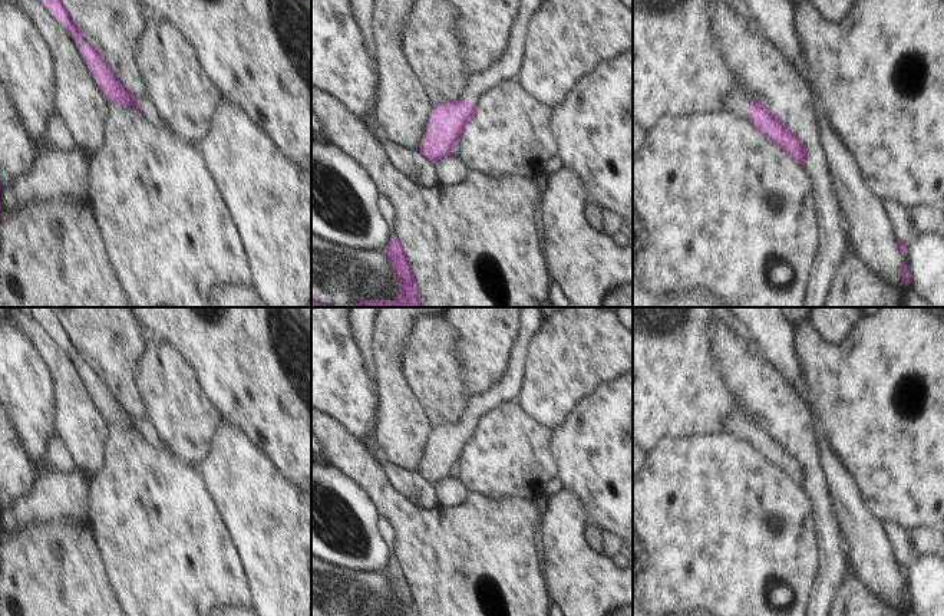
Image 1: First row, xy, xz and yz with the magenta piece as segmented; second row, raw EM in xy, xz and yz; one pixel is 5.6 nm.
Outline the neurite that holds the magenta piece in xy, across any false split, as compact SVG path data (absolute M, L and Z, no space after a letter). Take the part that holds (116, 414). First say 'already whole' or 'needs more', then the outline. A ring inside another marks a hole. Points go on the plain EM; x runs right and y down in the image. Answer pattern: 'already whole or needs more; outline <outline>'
needs more; outline M89 363L79 368L83 382L110 425L121 425L142 432L154 445L166 447L165 438L152 419L135 418L113 395L100 373Z

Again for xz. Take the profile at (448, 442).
needs more; outline M538 307L522 312L524 330L512 353L512 366L506 376L485 395L473 395L461 422L436 425L429 439L420 474L430 484L453 477L453 467L473 439L482 418L509 401L518 401L525 385L529 346L544 326L545 314Z

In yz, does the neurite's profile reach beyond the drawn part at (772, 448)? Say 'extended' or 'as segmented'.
extended

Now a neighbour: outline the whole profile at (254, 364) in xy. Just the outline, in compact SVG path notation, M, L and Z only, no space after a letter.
M131 307L148 337L176 346L195 368L201 385L225 419L237 424L296 485L311 494L311 322L297 307Z

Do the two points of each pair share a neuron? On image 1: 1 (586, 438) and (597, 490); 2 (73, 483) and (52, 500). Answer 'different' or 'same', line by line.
1: same
2: same

